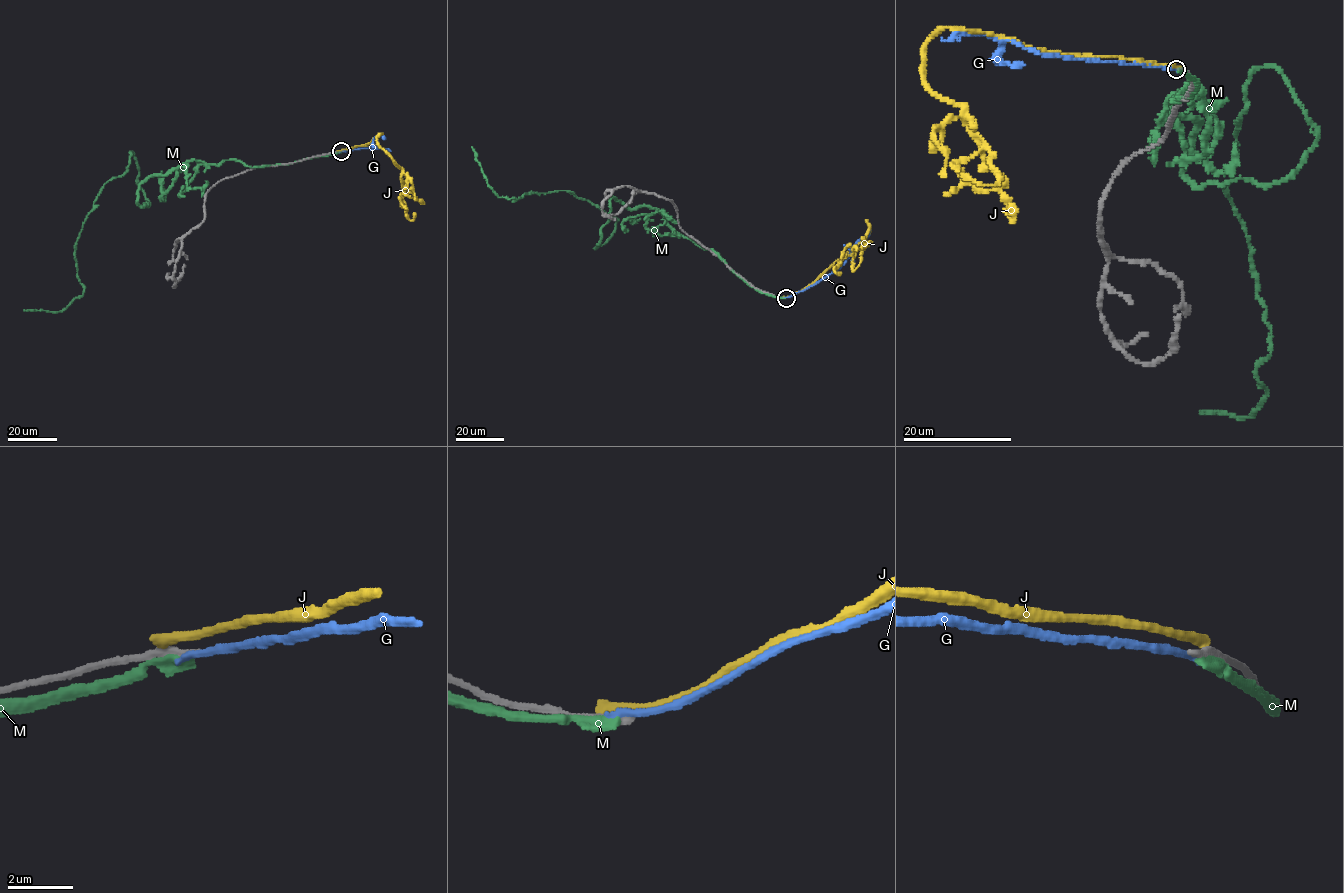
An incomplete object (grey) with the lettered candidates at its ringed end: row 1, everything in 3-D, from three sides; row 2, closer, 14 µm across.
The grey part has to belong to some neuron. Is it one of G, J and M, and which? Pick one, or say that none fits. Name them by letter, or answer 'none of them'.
none of them

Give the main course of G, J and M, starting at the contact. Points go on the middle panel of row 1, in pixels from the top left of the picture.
G: (785, 297), (836, 270), (850, 248), (870, 230)
J: (783, 297), (805, 288), (858, 245), (869, 230), (867, 220), (863, 247), (834, 266), (835, 273), (841, 272)
M: (783, 298), (648, 206), (612, 197), (594, 248), (614, 216), (570, 191), (499, 197), (472, 146)

